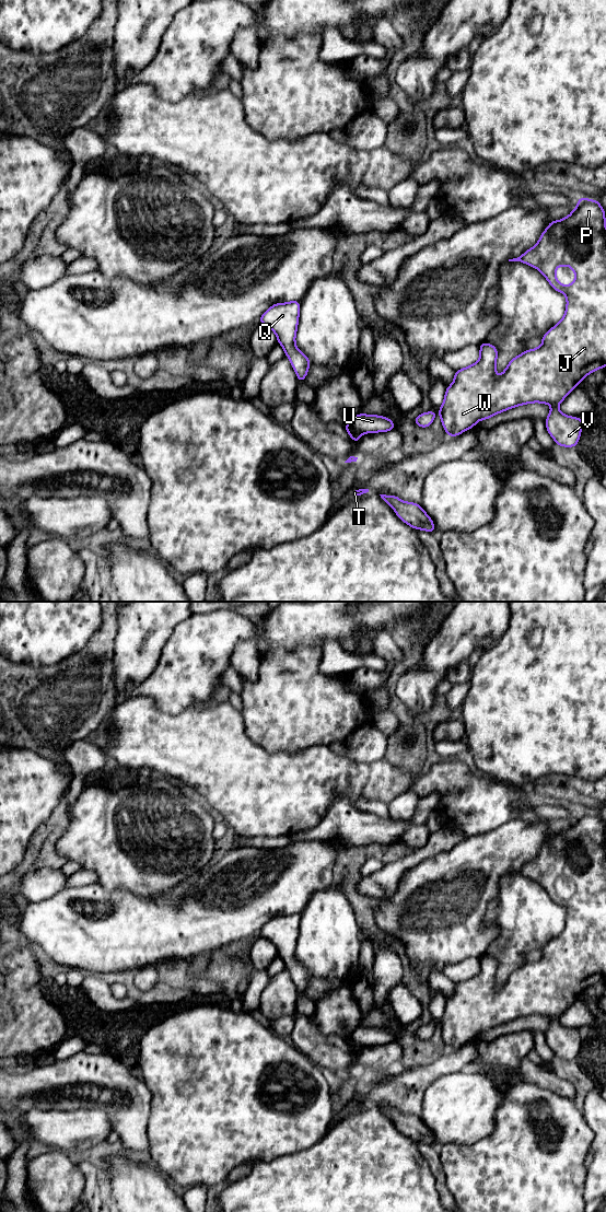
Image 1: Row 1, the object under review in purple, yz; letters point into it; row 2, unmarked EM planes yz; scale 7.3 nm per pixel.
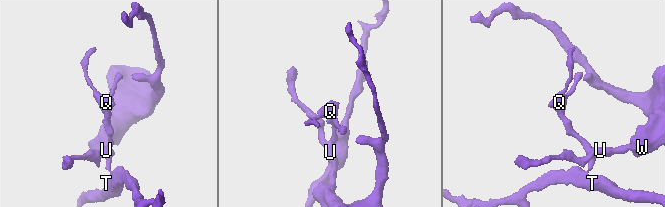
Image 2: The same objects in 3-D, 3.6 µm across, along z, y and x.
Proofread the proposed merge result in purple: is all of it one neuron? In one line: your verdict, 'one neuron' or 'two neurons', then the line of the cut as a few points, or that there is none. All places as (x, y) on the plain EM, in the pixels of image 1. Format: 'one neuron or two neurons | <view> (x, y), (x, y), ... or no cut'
two neurons | yz (350, 1035), (353, 1041), (362, 1045)

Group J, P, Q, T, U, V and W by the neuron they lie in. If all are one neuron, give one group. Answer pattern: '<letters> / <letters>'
J P U V W / Q T

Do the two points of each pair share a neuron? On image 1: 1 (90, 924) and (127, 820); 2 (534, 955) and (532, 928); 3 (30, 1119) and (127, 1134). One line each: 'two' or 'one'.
1: two
2: two
3: two

